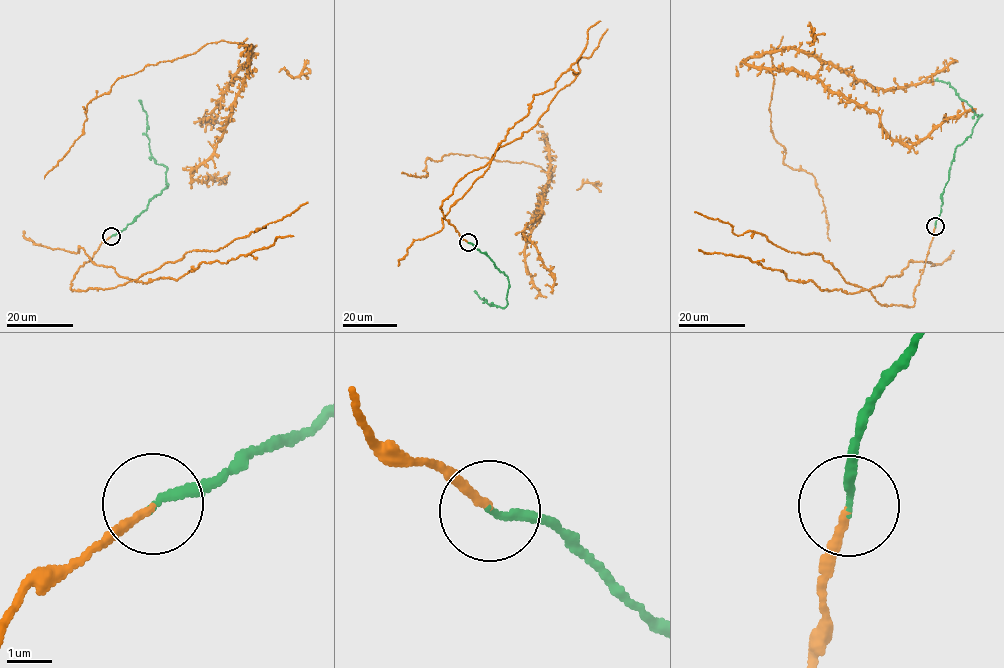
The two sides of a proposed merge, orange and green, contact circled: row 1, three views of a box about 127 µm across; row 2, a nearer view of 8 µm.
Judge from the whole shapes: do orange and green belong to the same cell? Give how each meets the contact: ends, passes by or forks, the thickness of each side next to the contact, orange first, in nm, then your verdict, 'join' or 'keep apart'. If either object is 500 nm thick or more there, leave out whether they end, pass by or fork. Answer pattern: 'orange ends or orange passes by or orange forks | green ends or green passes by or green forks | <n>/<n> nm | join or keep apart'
orange ends | green ends | 160/190 nm | join

